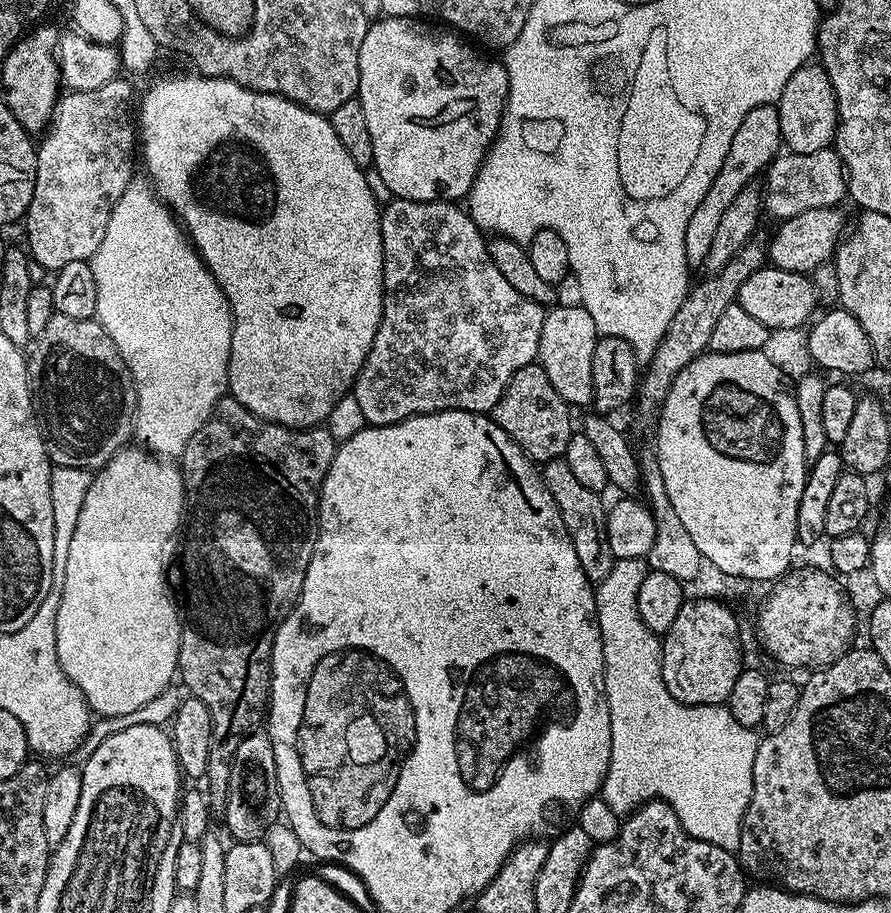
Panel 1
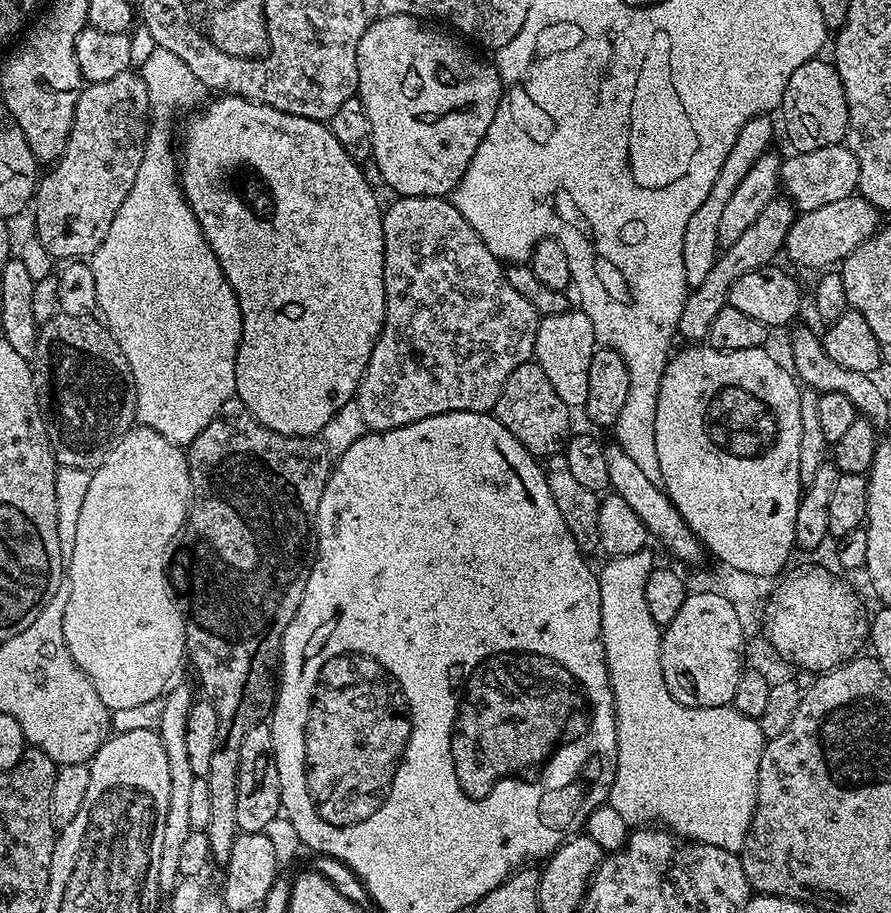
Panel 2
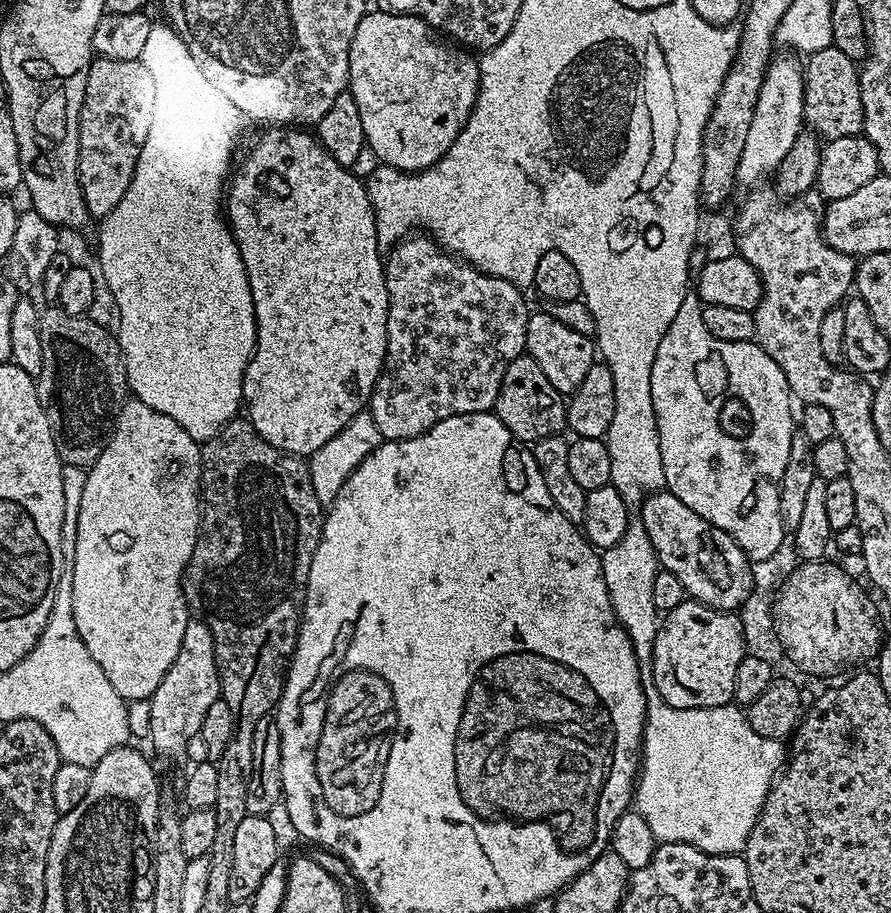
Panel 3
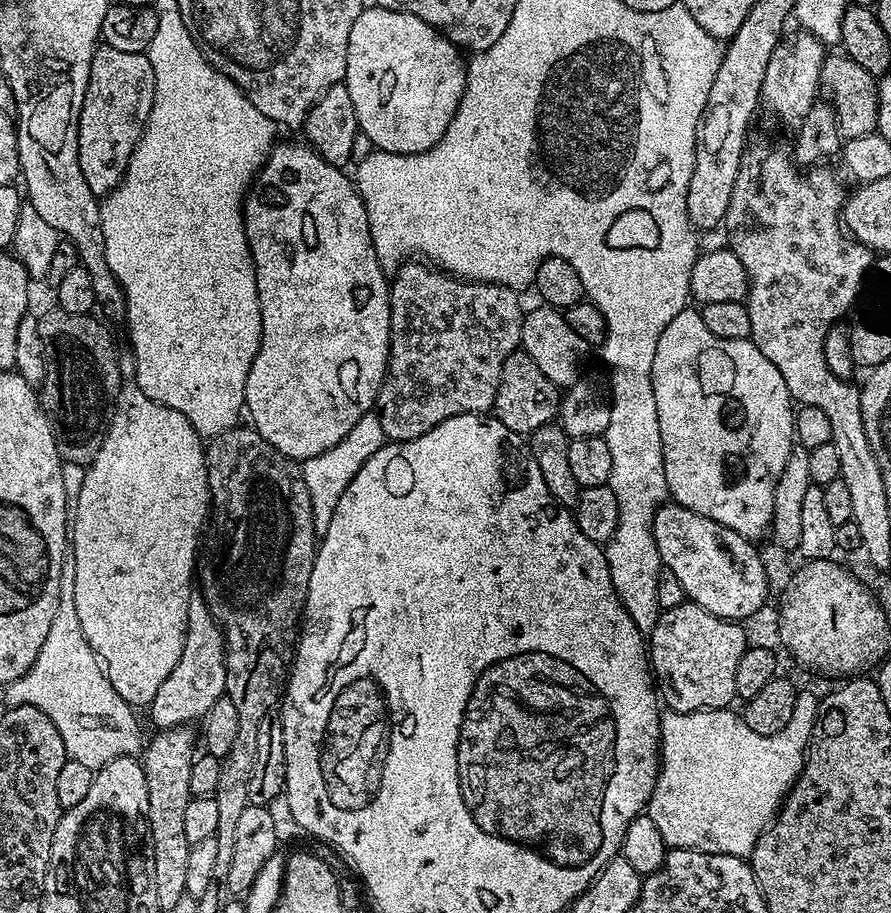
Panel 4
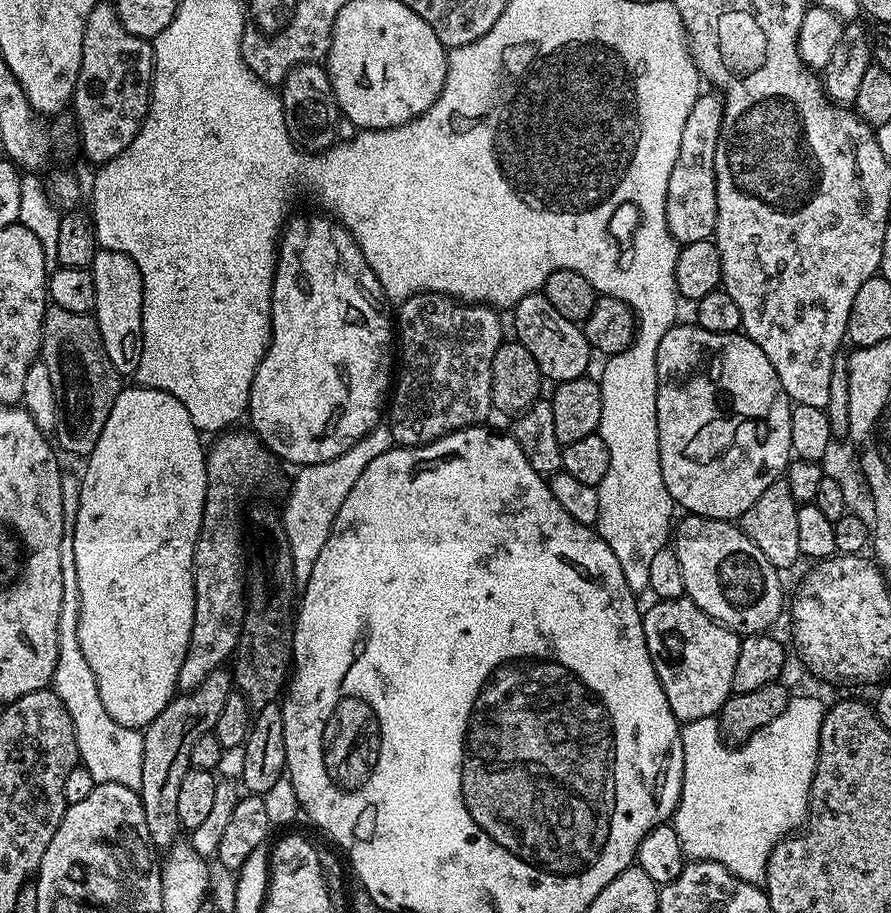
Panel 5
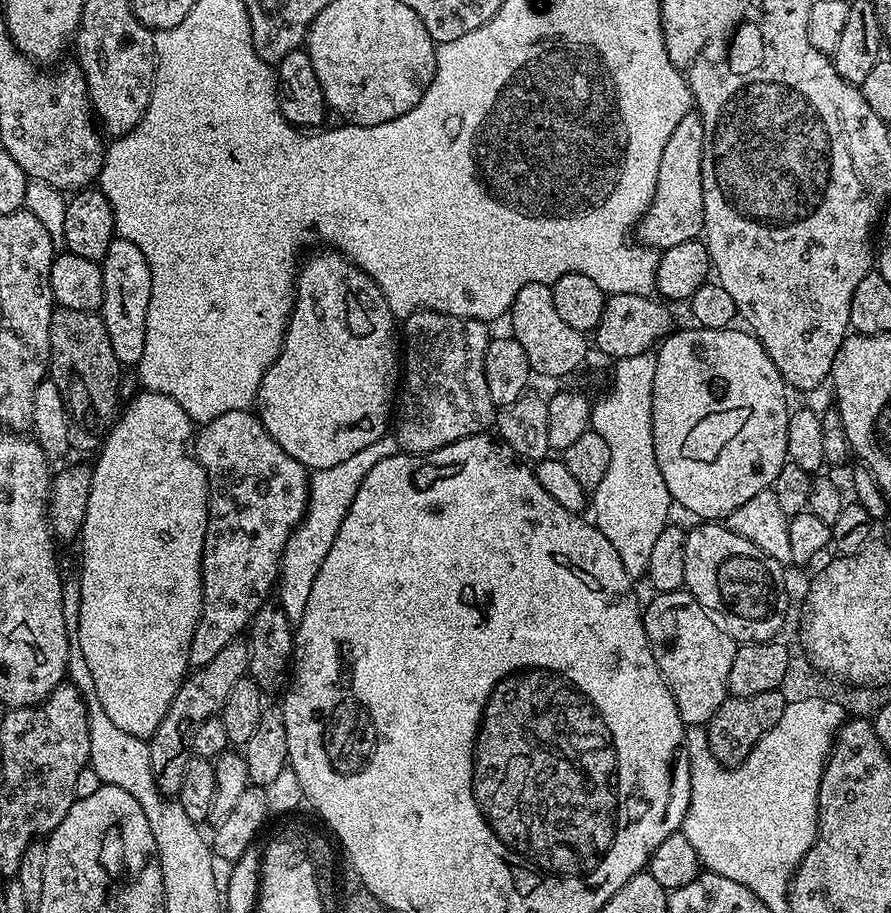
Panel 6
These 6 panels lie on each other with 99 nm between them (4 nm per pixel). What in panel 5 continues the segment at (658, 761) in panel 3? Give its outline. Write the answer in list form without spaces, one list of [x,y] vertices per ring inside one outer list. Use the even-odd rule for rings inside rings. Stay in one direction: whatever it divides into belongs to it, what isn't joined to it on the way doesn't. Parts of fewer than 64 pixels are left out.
[[[793,695],[786,710],[759,732],[753,732],[741,748],[727,748],[720,737],[722,724],[716,716],[689,720],[680,729],[684,777],[680,783],[680,800],[670,817],[685,857],[713,860],[726,866],[736,876],[751,884],[763,885],[768,859],[785,836],[795,833],[808,817],[808,795],[820,749],[820,731],[826,705],[818,698]]]

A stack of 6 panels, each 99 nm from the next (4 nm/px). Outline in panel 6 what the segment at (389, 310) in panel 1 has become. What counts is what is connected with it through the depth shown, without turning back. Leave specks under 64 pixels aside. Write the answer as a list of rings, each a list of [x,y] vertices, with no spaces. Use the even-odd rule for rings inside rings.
[[[427,310],[410,314],[403,321],[402,387],[398,392],[398,415],[394,420],[394,435],[405,453],[433,452],[467,436],[487,433],[493,427],[494,405],[490,390],[486,390],[484,373],[486,346],[490,339],[488,328],[489,325],[483,320],[460,320],[457,316],[446,315],[445,312]]]

